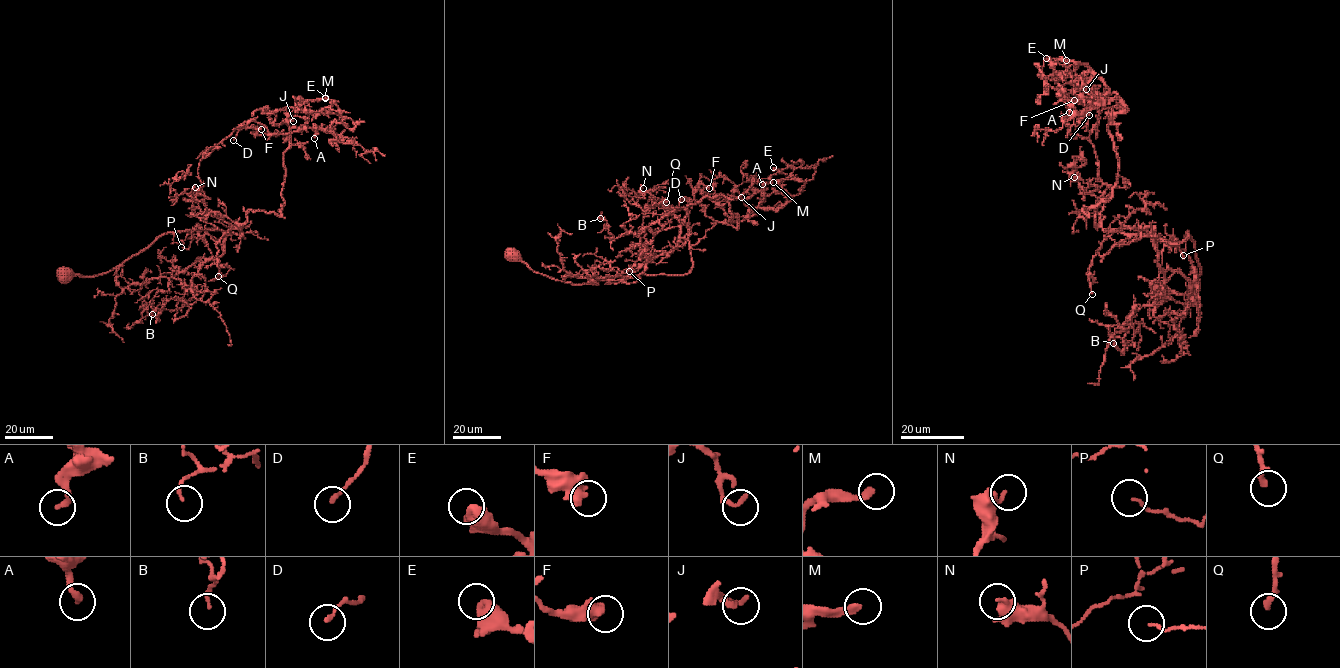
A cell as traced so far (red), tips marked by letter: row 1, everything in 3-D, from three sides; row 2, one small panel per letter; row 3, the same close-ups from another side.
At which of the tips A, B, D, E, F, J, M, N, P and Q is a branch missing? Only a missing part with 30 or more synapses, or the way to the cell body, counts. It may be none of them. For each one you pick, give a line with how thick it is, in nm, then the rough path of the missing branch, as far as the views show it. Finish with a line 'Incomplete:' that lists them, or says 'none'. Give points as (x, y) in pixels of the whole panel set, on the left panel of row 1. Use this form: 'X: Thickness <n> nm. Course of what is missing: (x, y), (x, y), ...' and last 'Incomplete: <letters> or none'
M: Thickness 240 nm. Course of what is missing: (325, 98), (339, 112), (344, 112), (366, 137)
Incomplete: M

